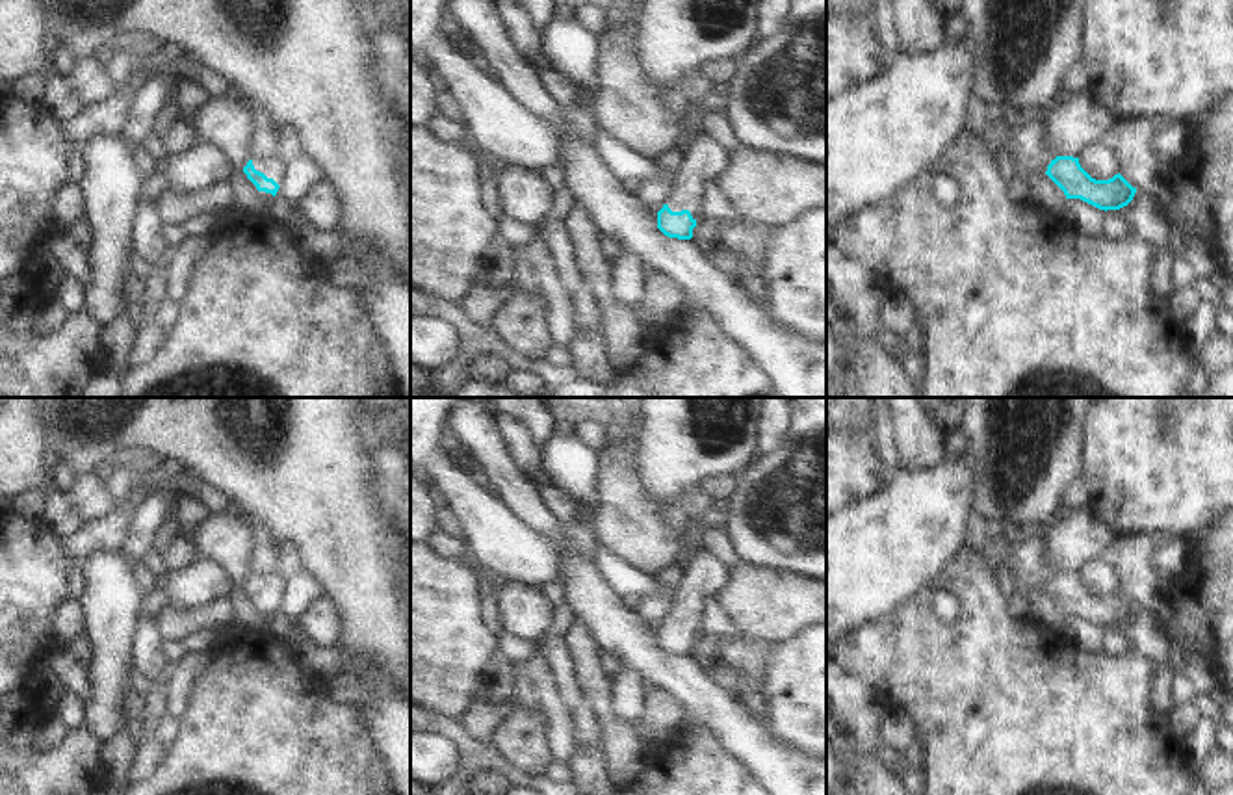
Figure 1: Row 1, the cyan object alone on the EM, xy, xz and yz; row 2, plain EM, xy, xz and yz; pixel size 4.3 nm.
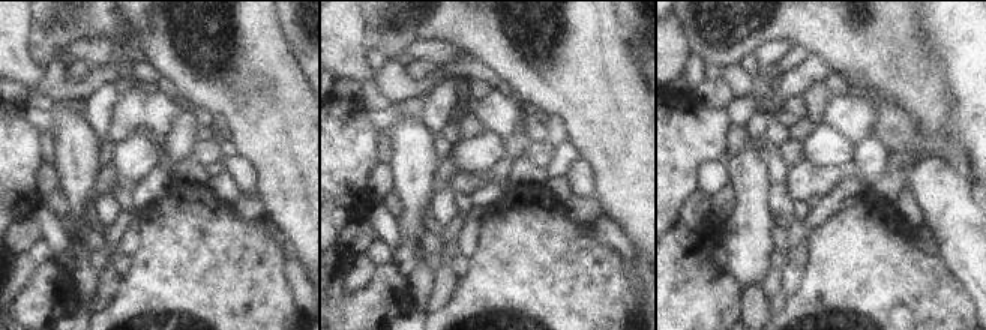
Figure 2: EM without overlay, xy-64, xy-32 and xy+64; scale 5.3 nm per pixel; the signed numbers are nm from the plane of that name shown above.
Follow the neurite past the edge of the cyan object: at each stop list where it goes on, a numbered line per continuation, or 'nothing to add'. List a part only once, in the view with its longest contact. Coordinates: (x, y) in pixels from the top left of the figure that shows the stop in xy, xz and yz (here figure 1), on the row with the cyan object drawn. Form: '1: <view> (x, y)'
1: xz (704, 160)

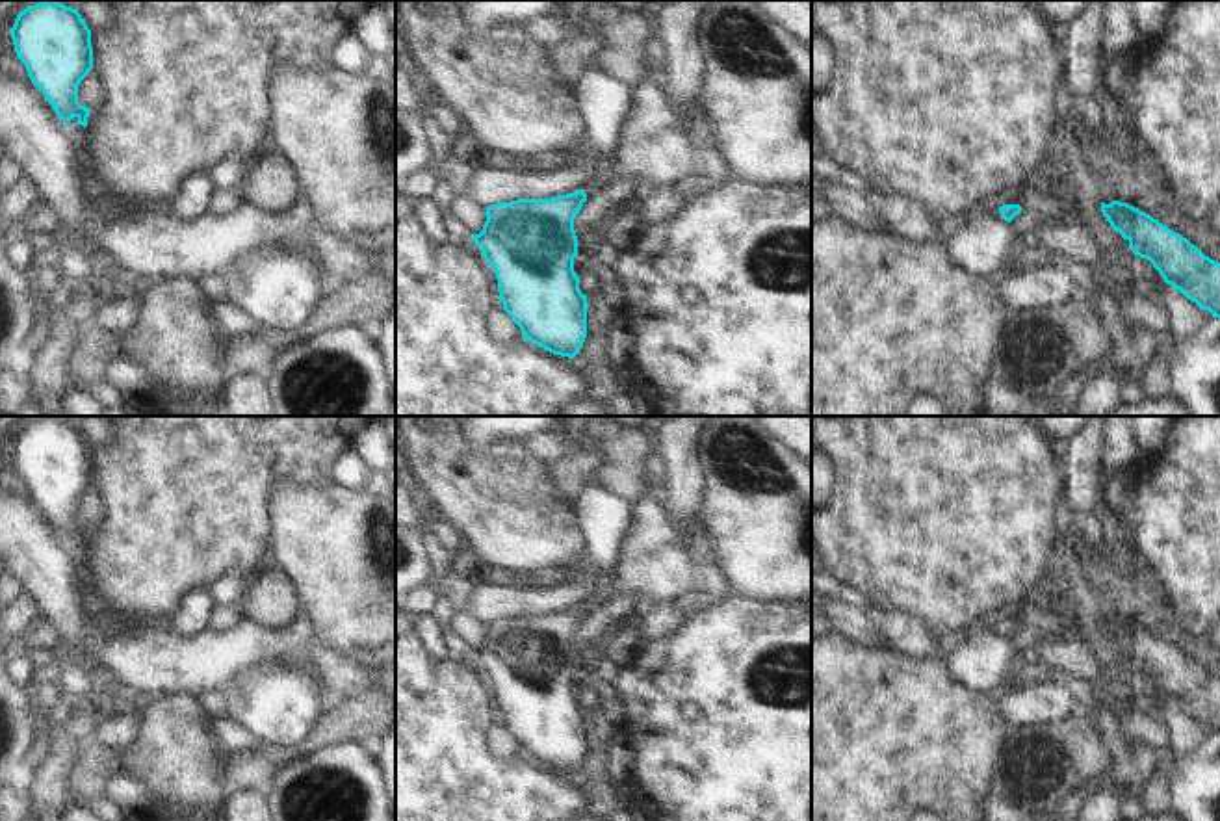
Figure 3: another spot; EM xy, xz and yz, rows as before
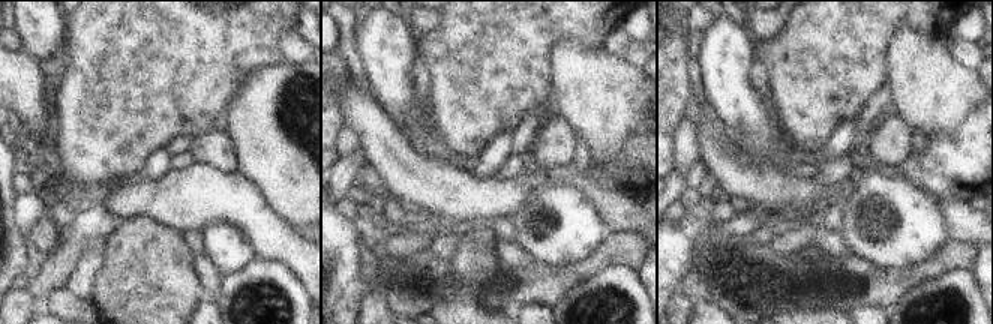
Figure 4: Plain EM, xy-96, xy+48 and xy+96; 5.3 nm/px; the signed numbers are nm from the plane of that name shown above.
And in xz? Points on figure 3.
1: xz (606, 101)

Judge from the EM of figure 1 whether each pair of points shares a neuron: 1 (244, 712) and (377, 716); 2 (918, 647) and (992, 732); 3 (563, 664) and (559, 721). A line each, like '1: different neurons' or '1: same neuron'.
1: different neurons
2: same neuron
3: different neurons

